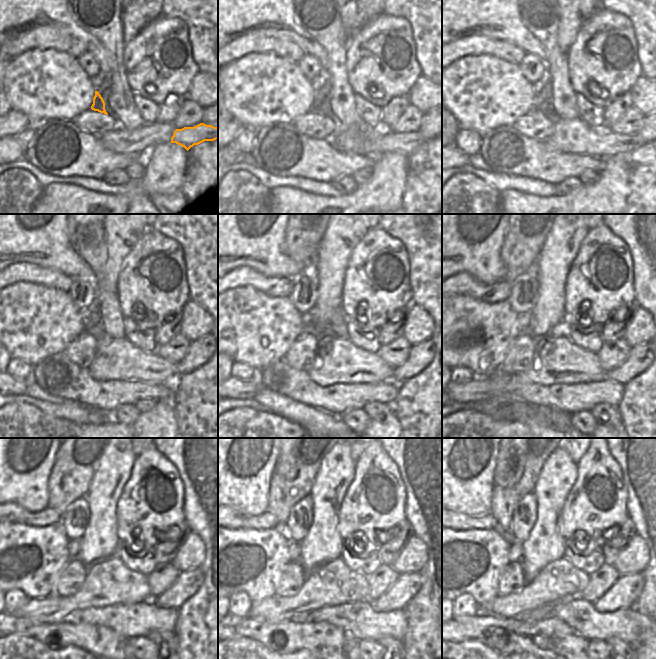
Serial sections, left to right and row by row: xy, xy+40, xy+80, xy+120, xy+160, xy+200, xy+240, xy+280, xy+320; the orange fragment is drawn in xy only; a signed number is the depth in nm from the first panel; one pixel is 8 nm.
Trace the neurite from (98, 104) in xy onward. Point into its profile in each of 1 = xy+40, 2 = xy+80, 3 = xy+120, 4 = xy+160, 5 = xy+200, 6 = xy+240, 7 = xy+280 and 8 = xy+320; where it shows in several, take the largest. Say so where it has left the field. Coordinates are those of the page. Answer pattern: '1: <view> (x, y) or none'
1: xy+40 (320, 104)
2: xy+80 (574, 136)
3: xy+120 (115, 359)
4: xy+160 (337, 360)
5: xy+200 (557, 359)
6: xy+240 (108, 582)
7: xy+280 (333, 583)
8: xy+320 (559, 579)

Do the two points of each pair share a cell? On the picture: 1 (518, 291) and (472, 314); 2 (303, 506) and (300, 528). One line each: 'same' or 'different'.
1: different
2: same

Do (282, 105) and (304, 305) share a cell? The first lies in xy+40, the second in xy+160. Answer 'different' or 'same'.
different

